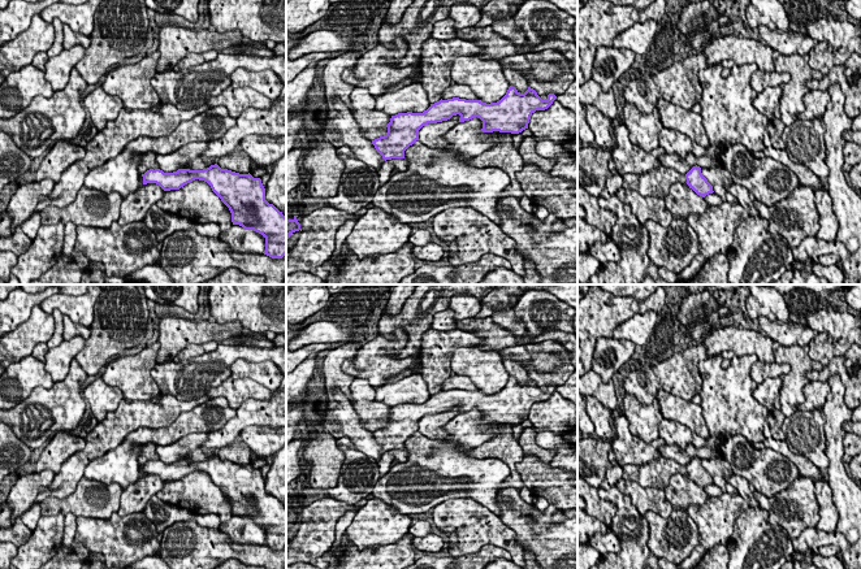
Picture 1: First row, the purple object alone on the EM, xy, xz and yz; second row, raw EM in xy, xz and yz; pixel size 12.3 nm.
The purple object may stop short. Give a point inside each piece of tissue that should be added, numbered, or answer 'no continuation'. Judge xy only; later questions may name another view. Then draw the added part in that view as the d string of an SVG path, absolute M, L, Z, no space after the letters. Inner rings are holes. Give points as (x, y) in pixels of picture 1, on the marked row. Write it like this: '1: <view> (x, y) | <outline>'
no continuation

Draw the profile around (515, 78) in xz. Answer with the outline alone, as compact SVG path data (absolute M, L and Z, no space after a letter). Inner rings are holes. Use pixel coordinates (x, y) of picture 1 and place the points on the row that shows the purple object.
M506 66L503 68L503 74L509 82L509 86L515 87L518 92L524 94L528 90L528 79L523 70L515 70Z

